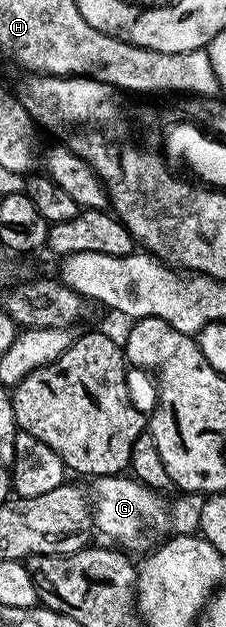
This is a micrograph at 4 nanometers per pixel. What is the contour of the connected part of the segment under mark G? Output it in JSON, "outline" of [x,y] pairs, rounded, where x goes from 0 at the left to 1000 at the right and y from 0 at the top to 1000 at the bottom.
{"outline":[[[535,754],[451,758],[403,766],[398,796],[420,845],[438,852],[447,847],[478,858],[465,861],[549,876],[637,864],[704,868],[752,847],[748,804],[726,804],[646,772],[615,770],[602,764],[562,764],[566,761]]]}

